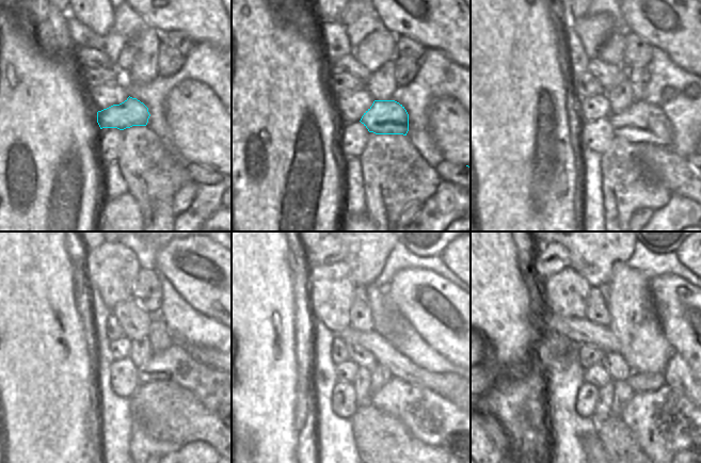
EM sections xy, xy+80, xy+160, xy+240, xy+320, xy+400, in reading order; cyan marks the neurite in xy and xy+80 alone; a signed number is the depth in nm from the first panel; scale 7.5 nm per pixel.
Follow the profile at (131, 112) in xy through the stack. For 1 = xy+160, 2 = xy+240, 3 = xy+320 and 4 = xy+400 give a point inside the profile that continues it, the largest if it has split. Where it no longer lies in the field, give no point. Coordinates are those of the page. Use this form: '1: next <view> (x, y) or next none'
1: next xy+160 (641, 123)
2: next xy+240 (175, 364)
3: next xy+320 (448, 385)
4: next xy+400 (678, 377)

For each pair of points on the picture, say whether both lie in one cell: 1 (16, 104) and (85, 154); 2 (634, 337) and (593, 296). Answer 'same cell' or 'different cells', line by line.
1: same cell
2: different cells

